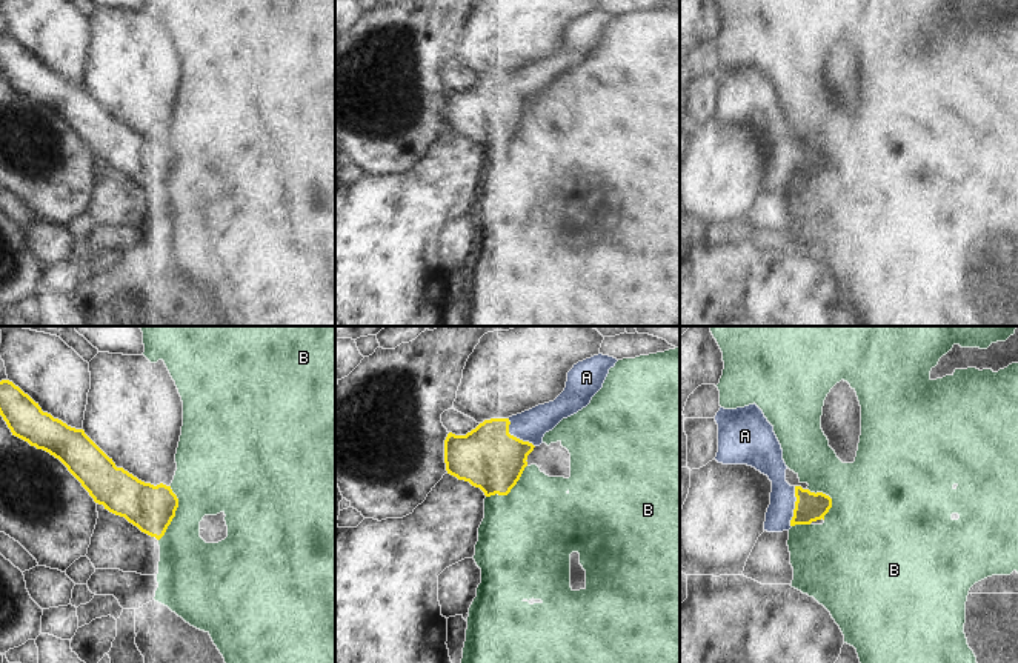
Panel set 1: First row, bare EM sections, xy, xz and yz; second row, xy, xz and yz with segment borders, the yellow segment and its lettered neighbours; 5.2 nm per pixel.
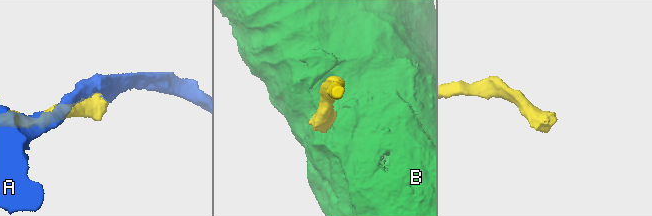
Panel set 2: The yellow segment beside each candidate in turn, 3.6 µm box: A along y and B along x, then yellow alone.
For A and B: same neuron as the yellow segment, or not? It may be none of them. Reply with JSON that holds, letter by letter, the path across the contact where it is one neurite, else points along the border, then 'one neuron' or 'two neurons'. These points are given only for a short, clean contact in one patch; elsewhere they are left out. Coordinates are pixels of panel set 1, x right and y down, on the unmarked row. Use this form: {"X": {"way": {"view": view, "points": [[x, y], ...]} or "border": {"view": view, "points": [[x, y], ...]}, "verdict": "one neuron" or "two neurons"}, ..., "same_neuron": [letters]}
{"A": {"verdict": "one neuron"}, "B": {"border": {"view": "xy", "points": [[171, 142], [177, 154], [177, 165], [159, 196]]}, "verdict": "two neurons"}, "same_neuron": ["A"]}

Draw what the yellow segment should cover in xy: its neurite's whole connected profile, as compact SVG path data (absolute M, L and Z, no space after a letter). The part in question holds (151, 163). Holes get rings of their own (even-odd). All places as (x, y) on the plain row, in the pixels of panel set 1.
M9 35L0 37L0 71L12 91L58 114L95 158L157 195L165 191L178 163L171 142L145 138L117 123L83 85L43 68Z

